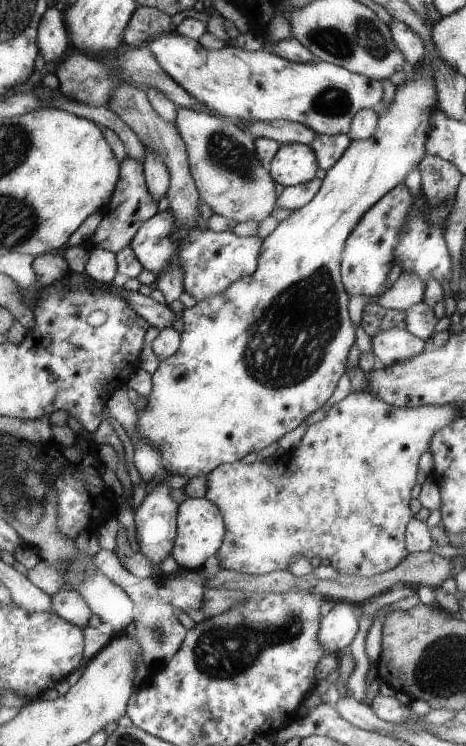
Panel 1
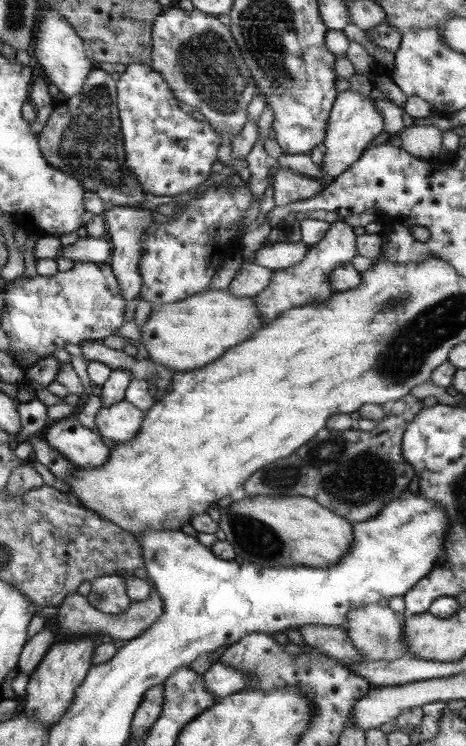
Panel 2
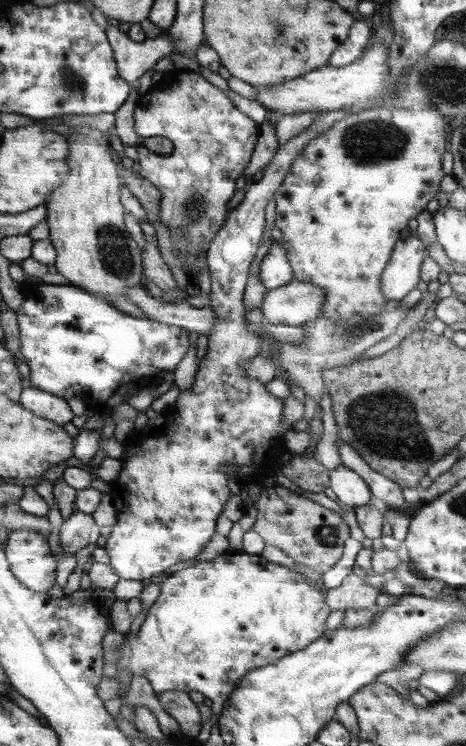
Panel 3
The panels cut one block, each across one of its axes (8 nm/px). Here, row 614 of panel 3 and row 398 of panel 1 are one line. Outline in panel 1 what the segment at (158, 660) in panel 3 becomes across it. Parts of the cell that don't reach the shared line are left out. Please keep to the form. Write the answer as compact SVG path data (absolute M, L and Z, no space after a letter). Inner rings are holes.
M424 61L421 70L405 73L405 84L397 86L393 100L385 106L378 114L375 131L365 138L365 140L351 140L351 145L345 150L344 155L336 165L331 166L325 172L325 177L320 180L320 189L312 201L301 205L300 209L291 211L287 218L279 221L273 232L261 240L259 261L257 262L256 273L249 274L244 279L238 279L230 285L228 289L220 294L213 294L212 297L203 298L196 302L194 306L184 308L179 314L183 320L183 330L180 334L180 344L177 351L159 361L159 366L151 375L152 388L147 394L147 405L139 411L137 416L137 432L143 434L143 438L155 446L159 452L158 458L161 460L161 468L170 474L181 474L187 481L197 476L206 476L217 466L225 463L233 463L239 458L247 455L247 452L257 453L264 447L296 428L302 420L315 412L329 399L337 380L346 370L345 358L349 352L349 346L353 343L353 326L347 316L348 291L345 290L344 282L341 279L340 264L344 252L344 242L348 239L352 229L360 218L368 212L372 205L375 205L393 186L398 186L404 180L408 172L413 168L418 168L419 163L424 159L424 143L427 141L427 131L429 127L429 110L436 106L436 80L433 79L432 70L429 63Z

